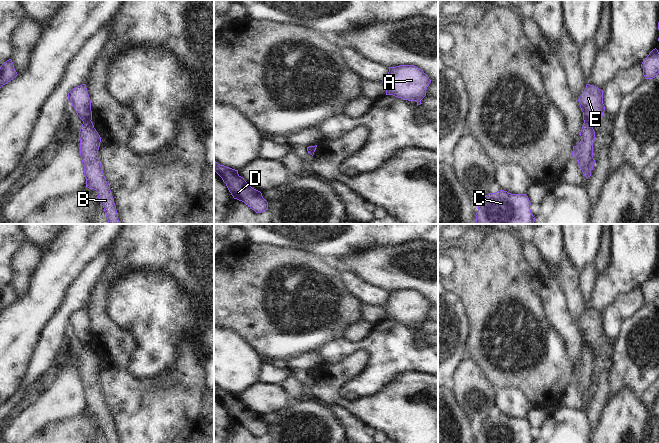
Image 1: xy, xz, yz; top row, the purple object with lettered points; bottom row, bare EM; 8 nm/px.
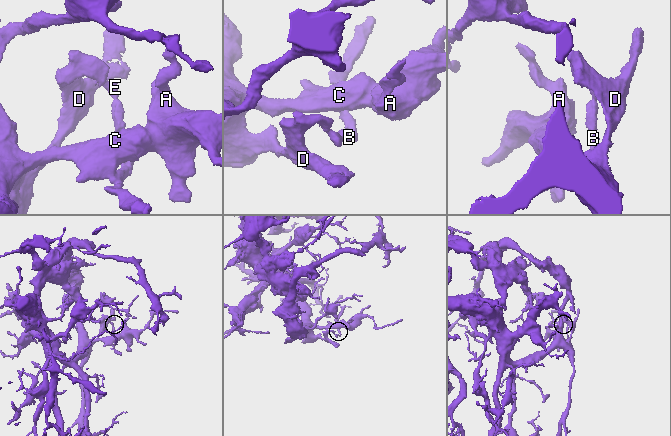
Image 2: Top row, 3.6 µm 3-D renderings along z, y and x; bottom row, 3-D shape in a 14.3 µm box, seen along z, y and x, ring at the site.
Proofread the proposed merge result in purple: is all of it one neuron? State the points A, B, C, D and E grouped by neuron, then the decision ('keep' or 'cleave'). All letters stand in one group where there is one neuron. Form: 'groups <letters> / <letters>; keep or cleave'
groups A C D E / B; cleave

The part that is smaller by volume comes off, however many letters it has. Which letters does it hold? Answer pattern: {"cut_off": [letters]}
{"cut_off": ["B"]}

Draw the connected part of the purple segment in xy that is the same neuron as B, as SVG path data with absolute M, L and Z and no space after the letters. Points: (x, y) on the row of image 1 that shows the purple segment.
M84 121L79 131L80 156L84 166L86 187L97 191L109 224L120 224L110 185L104 176L98 150L101 137L92 121Z

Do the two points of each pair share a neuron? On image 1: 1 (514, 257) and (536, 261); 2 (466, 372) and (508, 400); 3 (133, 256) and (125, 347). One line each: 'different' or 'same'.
1: different
2: different
3: same

